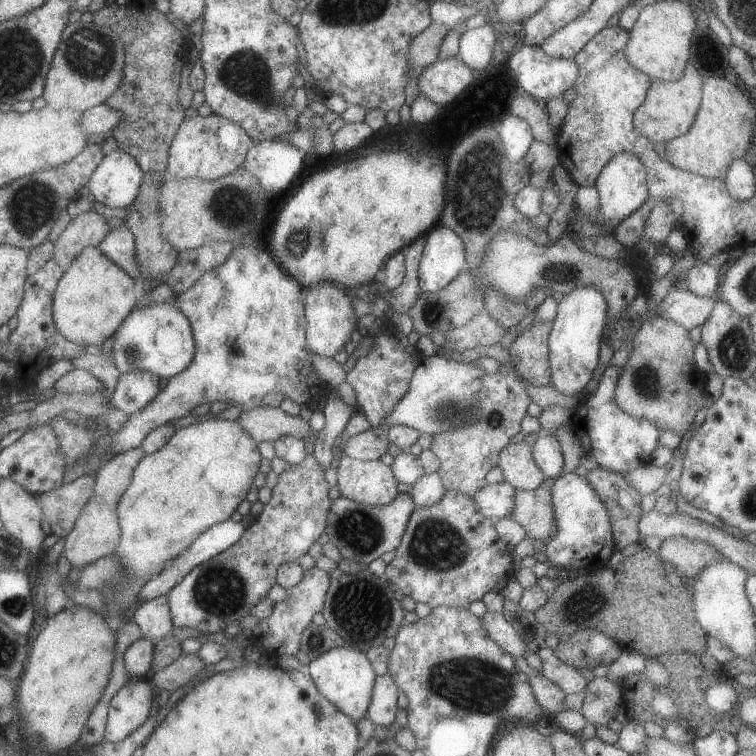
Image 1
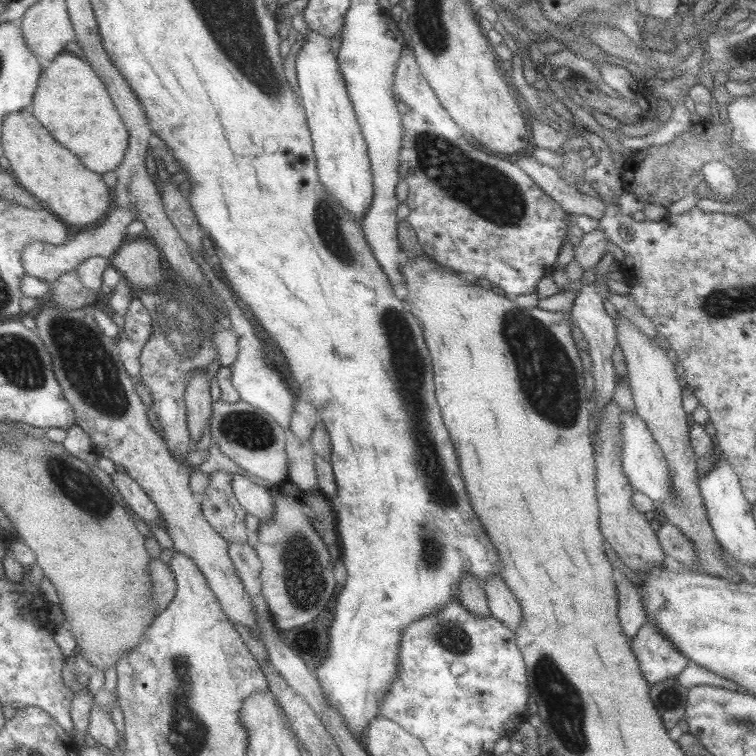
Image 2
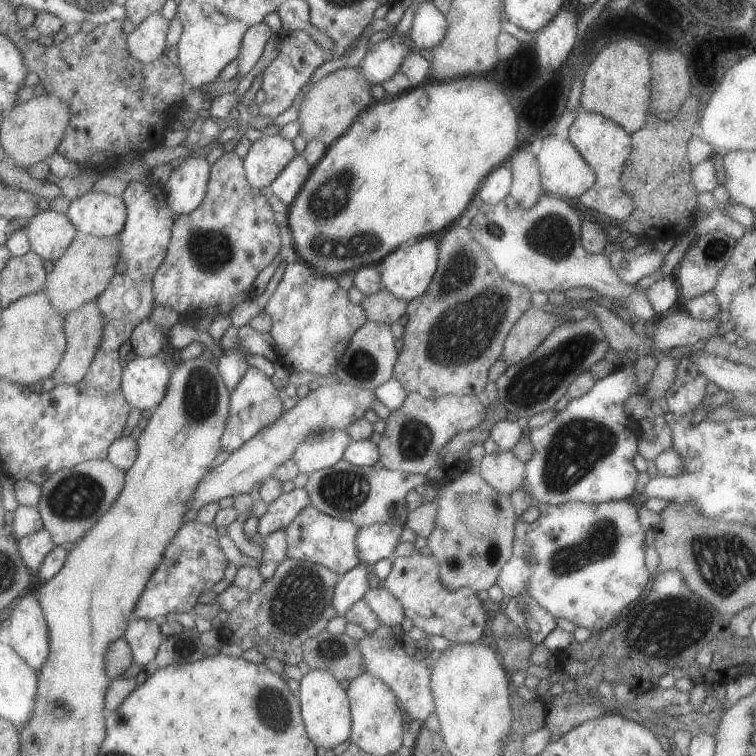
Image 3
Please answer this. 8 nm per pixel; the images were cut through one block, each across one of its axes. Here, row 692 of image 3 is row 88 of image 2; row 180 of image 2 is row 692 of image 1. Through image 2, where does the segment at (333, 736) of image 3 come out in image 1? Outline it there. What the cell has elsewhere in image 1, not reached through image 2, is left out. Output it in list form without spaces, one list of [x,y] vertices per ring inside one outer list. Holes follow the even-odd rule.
[[[345,647],[330,648],[305,666],[317,690],[344,715],[357,722],[368,711],[376,674],[367,660],[366,653]]]

